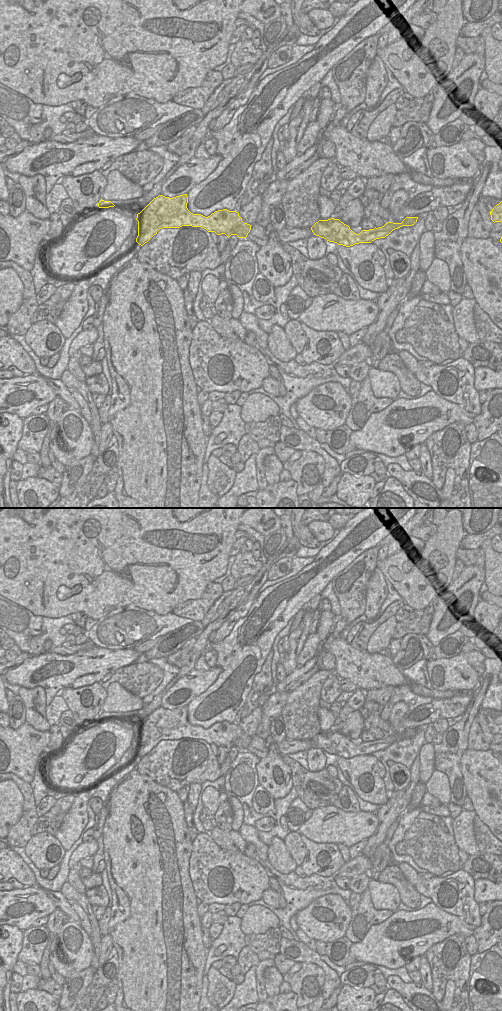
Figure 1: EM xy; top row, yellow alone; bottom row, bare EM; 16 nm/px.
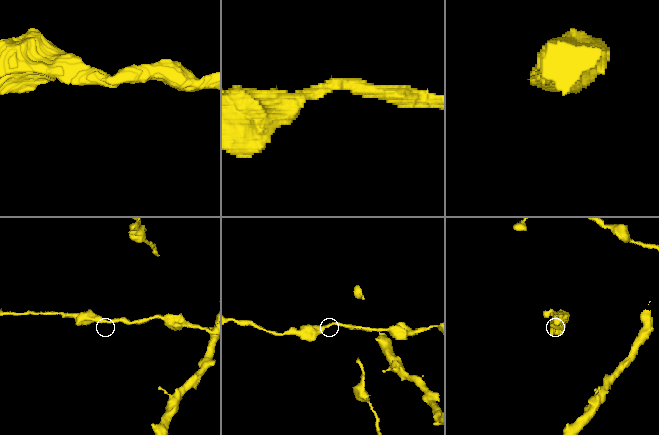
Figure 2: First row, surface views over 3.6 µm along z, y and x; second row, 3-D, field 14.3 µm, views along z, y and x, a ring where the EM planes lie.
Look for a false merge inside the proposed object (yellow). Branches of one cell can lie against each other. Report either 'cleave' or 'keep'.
keep

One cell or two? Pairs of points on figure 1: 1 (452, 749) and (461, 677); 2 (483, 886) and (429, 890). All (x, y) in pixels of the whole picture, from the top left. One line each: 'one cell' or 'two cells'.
1: two cells
2: two cells

